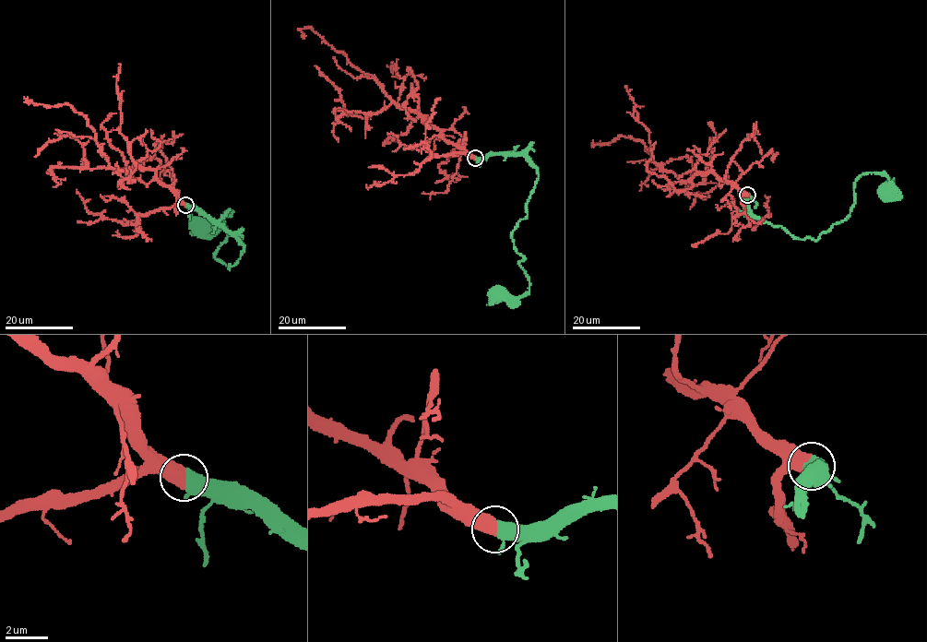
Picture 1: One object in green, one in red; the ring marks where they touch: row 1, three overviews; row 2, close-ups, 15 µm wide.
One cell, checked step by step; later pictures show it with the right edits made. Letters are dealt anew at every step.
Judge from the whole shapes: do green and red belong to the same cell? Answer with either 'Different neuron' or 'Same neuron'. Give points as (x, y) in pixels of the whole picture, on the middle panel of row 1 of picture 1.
Same neuron

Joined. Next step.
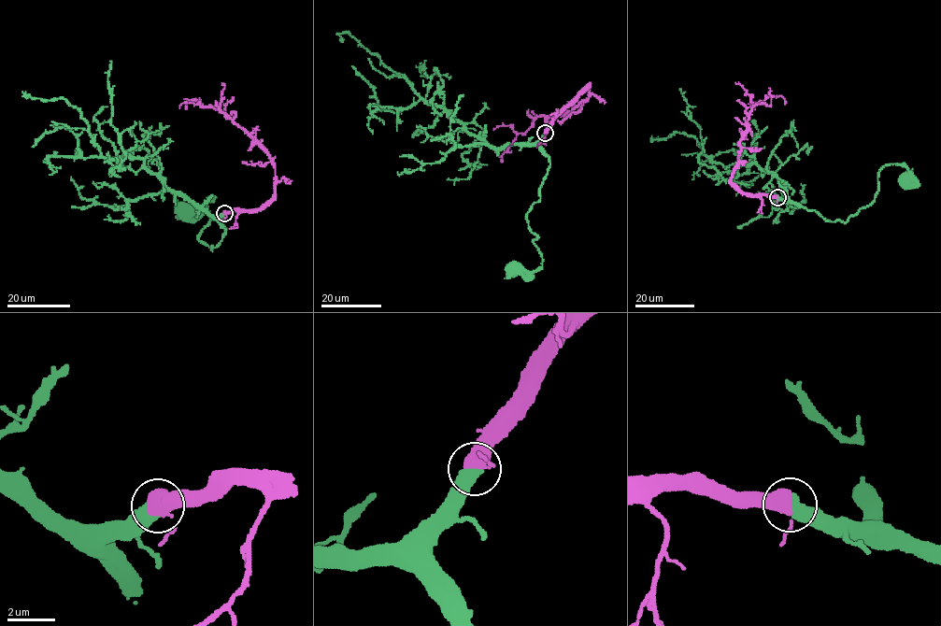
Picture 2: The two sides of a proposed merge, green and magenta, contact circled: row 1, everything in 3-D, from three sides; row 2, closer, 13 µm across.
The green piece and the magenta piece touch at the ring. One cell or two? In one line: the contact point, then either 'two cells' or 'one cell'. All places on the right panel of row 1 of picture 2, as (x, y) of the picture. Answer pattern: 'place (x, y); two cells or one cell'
place (777, 197); one cell

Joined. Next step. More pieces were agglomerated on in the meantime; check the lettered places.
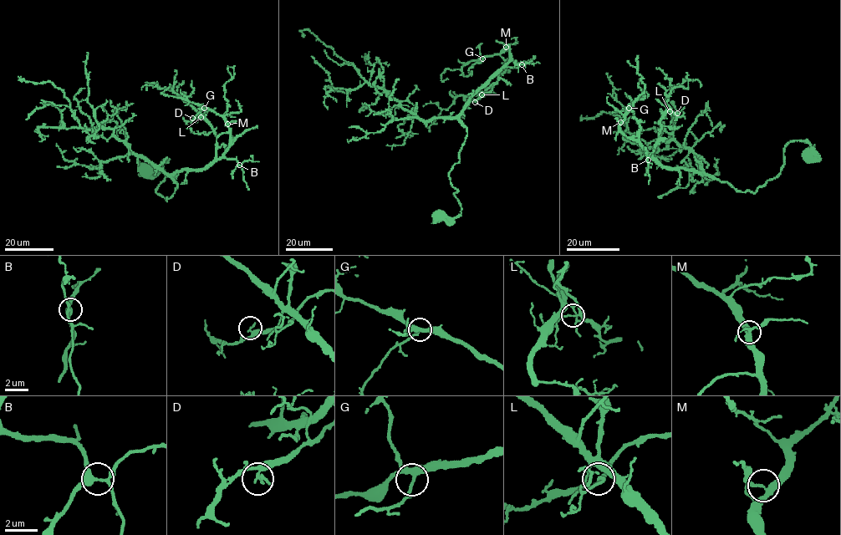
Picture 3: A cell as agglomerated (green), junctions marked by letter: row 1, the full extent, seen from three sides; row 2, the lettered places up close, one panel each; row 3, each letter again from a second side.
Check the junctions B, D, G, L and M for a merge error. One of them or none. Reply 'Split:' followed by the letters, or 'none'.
Split: L

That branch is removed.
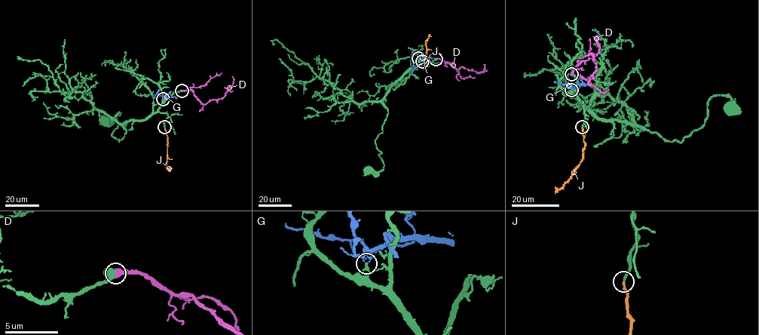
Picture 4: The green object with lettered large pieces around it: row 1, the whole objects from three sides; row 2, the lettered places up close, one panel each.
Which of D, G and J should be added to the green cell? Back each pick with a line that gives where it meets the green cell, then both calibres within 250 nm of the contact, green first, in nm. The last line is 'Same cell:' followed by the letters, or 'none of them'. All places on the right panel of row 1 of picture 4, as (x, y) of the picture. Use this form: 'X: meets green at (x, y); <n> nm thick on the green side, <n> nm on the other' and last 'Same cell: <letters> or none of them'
D: meets green at (571, 74); 750 nm thick on the green side, 550 nm on the other
J: meets green at (582, 127); 240 nm thick on the green side, 240 nm on the other
Same cell: D, J

